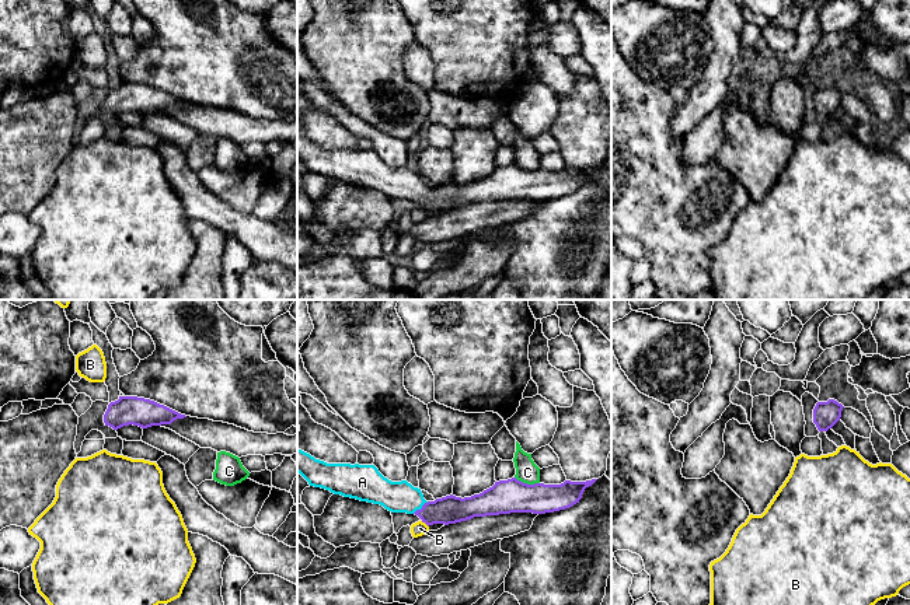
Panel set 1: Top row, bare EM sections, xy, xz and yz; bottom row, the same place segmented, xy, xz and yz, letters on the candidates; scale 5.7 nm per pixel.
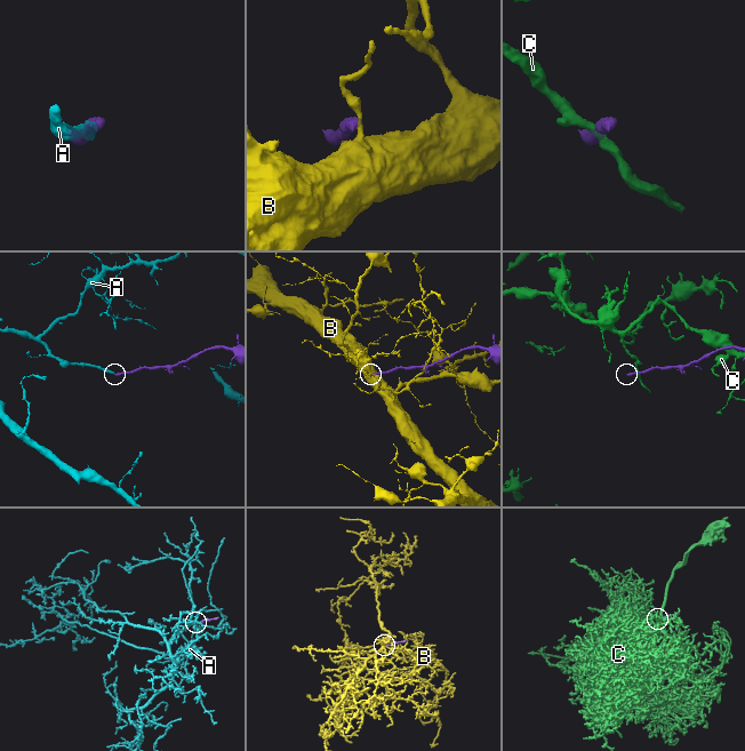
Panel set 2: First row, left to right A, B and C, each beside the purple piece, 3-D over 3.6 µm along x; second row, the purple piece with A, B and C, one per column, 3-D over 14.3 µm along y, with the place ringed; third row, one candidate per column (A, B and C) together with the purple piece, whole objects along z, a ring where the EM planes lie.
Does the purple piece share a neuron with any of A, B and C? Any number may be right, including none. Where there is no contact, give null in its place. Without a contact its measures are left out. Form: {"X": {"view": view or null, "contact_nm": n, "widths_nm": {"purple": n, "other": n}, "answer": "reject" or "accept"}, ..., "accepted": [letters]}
{"A": {"view": "xz", "contact_nm": 120, "widths_nm": {"purple": 160, "other": 180}, "answer": "accept"}, "B": {"view": "xz", "contact_nm": 60, "widths_nm": {"purple": 160, "other": 90}, "answer": "reject"}, "C": {"view": "xz", "contact_nm": 150, "widths_nm": {"purple": 190, "other": 130}, "answer": "reject"}, "accepted": ["A"]}

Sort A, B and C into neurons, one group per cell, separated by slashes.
A / B / C

